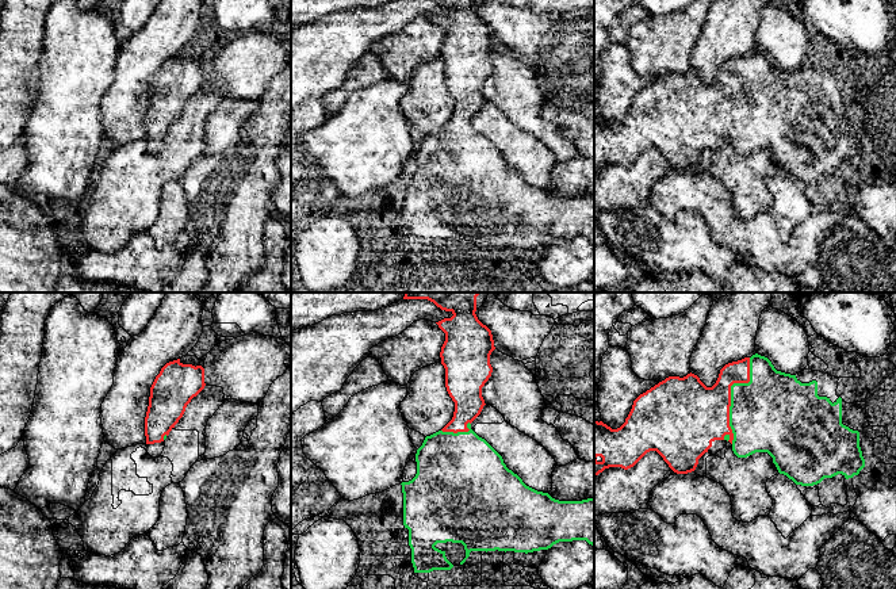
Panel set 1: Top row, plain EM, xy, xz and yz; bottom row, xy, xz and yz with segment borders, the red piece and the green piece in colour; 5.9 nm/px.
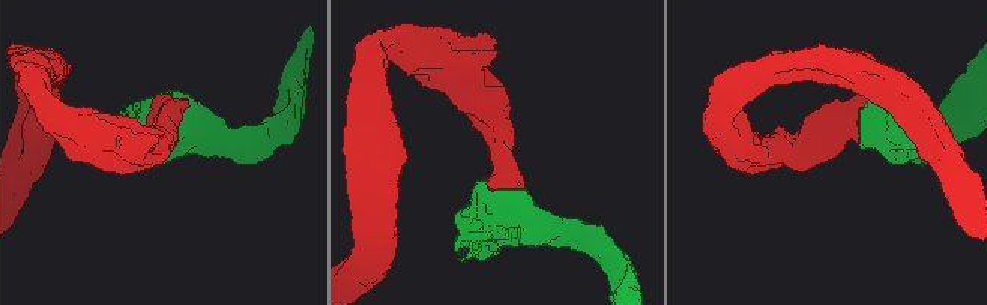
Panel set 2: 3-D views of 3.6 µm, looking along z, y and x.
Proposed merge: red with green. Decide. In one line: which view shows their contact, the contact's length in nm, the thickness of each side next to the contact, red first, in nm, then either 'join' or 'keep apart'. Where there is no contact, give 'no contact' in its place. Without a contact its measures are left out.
yz | 500 nm | 380/440 nm | join

